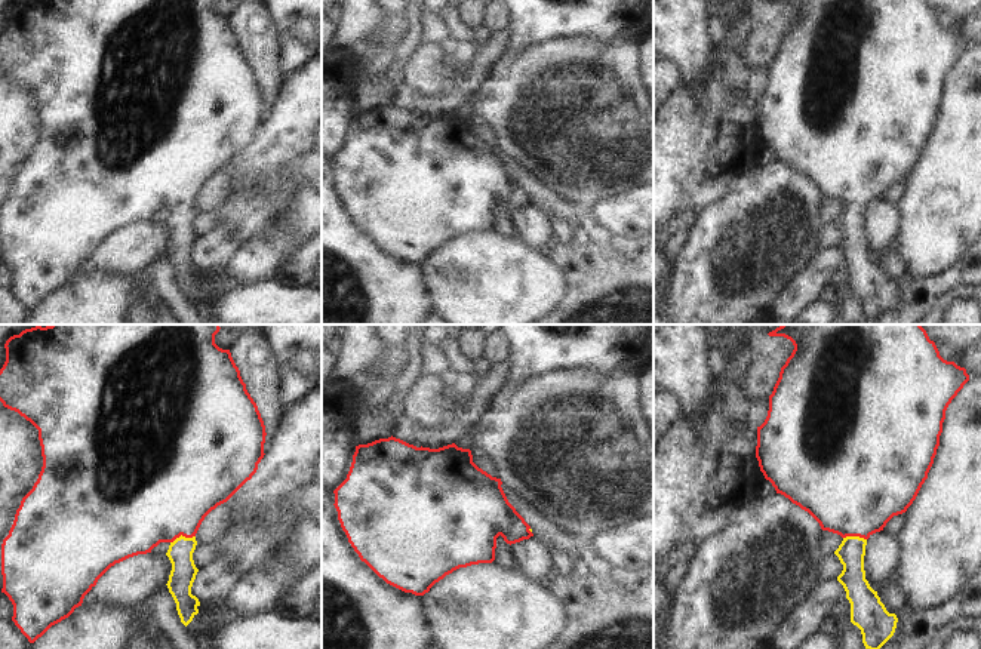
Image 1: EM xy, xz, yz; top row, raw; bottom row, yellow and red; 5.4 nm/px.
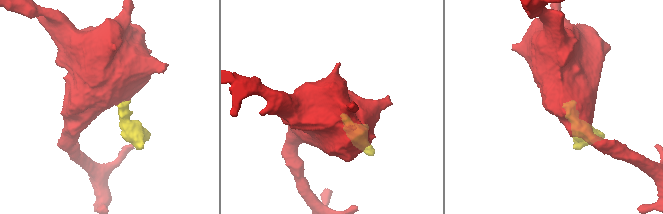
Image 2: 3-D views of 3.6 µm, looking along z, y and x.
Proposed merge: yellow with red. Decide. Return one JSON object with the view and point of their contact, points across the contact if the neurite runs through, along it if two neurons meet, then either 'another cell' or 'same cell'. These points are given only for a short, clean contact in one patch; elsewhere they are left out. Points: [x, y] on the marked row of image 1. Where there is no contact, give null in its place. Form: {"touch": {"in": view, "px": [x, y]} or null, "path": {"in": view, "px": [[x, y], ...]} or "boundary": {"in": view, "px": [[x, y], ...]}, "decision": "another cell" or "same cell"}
{"touch": {"in": "xy", "px": [181, 535]}, "path": {"in": "xy", "px": [[180, 553], [181, 535], [175, 516], [156, 497]]}, "decision": "same cell"}

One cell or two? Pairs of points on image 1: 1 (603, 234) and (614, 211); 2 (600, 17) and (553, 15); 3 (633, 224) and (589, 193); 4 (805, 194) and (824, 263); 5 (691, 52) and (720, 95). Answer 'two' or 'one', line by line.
1: two
2: one
3: two
4: two
5: two

